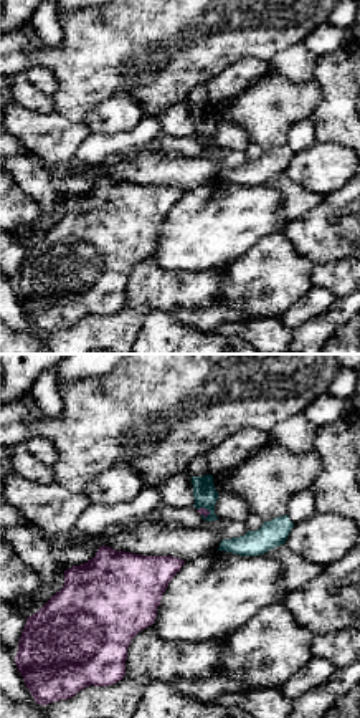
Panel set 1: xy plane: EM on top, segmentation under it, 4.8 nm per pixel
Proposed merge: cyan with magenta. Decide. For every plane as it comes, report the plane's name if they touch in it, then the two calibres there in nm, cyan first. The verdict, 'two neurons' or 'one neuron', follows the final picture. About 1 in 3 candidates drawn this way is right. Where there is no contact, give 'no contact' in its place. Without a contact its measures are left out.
contact in xy; calibres 120 and 40 nm

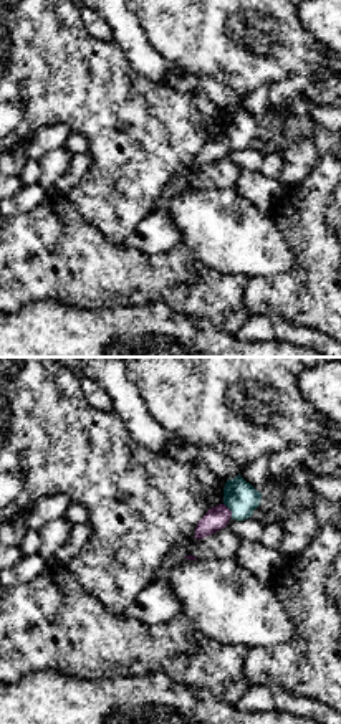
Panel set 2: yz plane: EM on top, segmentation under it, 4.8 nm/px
contact in yz; calibres 160 and 120 nm

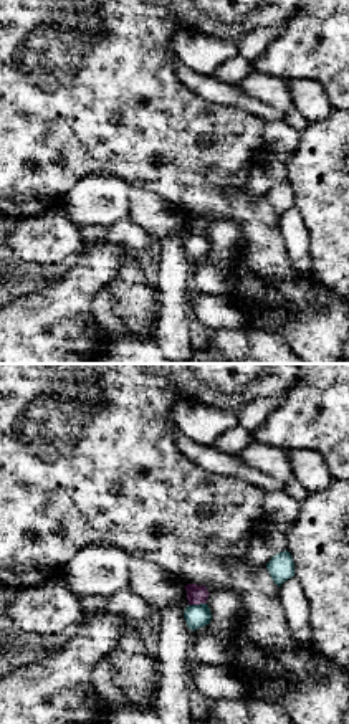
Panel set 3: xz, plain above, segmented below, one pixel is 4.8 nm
contact in xz; calibres 110 and 100 nm

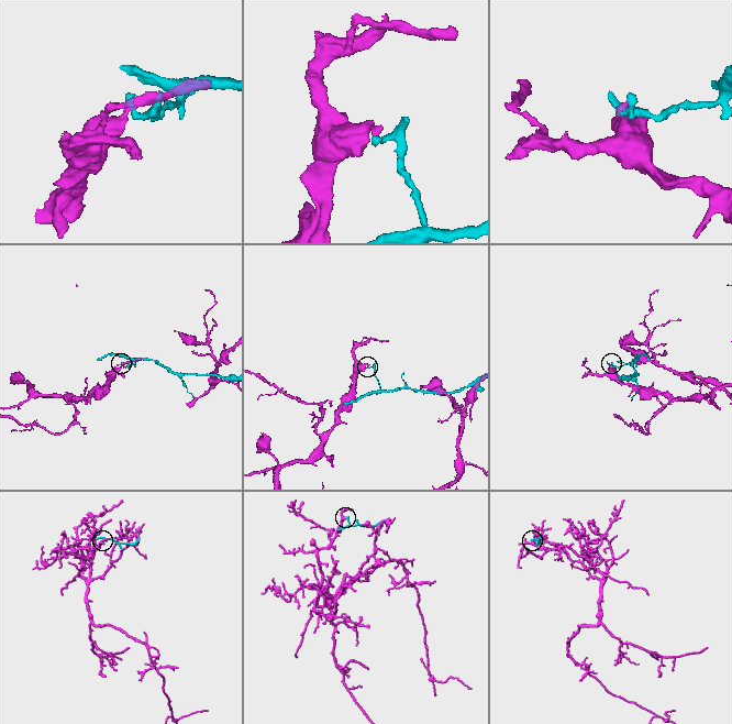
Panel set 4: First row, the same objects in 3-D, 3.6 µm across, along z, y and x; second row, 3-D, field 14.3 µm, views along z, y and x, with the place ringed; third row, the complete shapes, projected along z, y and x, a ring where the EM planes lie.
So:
two neurons

